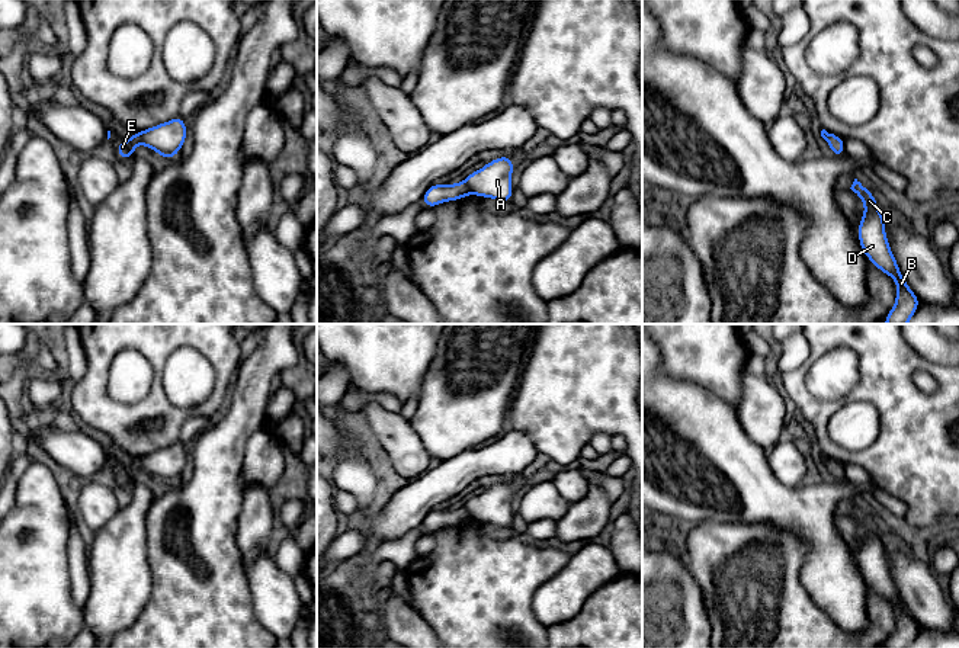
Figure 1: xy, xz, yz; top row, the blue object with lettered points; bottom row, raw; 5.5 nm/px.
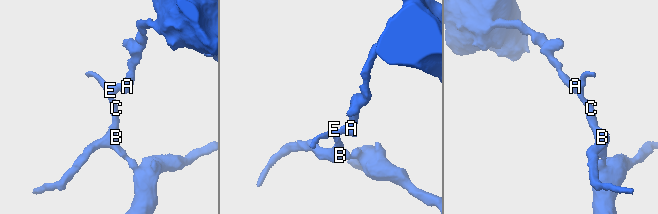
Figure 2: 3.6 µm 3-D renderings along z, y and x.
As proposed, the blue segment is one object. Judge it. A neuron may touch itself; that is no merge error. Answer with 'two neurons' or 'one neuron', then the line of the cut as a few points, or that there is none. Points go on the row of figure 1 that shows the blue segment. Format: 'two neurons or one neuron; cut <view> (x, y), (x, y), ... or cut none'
two neurons; cut xz (464, 182), (472, 192)

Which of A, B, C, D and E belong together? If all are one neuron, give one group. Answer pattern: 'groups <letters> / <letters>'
groups A / B C D E

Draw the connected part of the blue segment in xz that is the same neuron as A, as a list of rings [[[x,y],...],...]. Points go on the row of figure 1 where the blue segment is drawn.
[[[503,155],[487,163],[478,171],[469,173],[465,183],[475,196],[511,202],[513,186],[510,177],[513,169],[513,160],[509,155]]]

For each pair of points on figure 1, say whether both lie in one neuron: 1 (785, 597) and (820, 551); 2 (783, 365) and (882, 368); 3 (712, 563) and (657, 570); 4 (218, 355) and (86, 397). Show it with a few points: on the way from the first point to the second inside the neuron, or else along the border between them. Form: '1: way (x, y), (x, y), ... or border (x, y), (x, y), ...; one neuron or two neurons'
1: border (802, 544), (804, 564), (801, 583), (818, 606); two neurons
2: border (807, 339), (808, 358), (781, 374); two neurons
3: border (685, 560), (689, 574), (703, 596); two neurons
4: way (179, 339), (121, 339), (102, 358); one neuron

